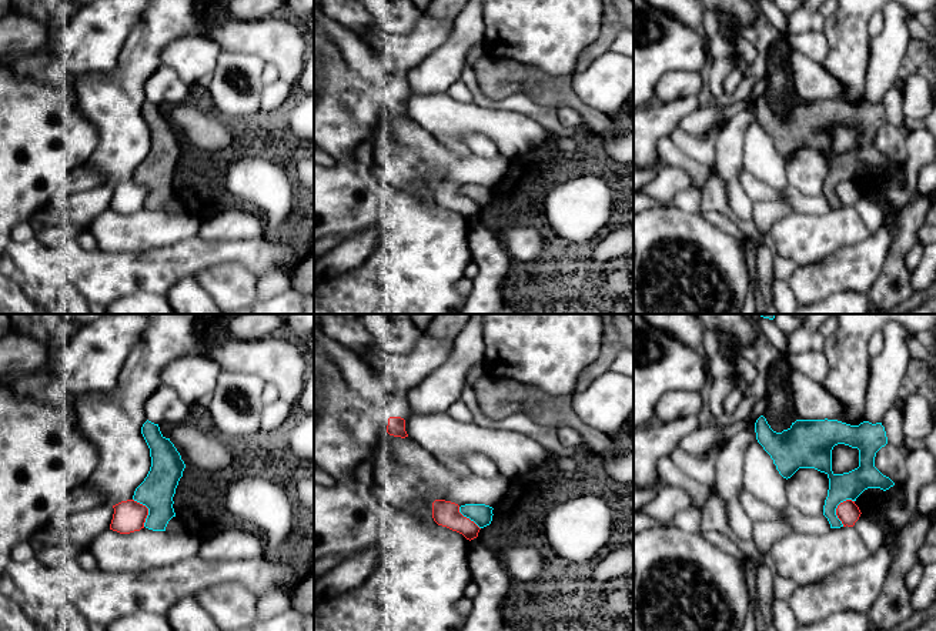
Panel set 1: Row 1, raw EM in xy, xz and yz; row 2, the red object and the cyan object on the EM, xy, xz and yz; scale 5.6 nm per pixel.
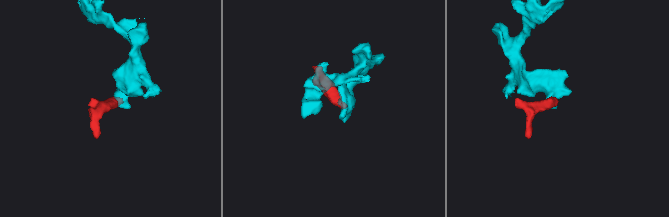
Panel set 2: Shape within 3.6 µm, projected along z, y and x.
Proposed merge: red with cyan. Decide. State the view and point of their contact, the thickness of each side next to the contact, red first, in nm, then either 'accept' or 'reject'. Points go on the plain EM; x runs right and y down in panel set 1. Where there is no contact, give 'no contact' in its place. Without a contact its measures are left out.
yz (836, 190) | 120/160 nm | reject

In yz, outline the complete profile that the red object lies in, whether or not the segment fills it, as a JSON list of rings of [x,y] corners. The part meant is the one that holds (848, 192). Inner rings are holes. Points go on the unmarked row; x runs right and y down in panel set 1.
[[[852,180],[840,183],[836,188],[836,196],[842,201],[843,207],[853,207],[860,194],[859,187]]]

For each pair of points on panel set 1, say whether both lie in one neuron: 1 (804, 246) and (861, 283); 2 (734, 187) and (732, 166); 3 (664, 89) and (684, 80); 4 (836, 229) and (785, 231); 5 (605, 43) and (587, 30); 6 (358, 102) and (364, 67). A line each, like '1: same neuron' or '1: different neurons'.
1: different neurons
2: same neuron
3: same neuron
4: same neuron
5: different neurons
6: different neurons

